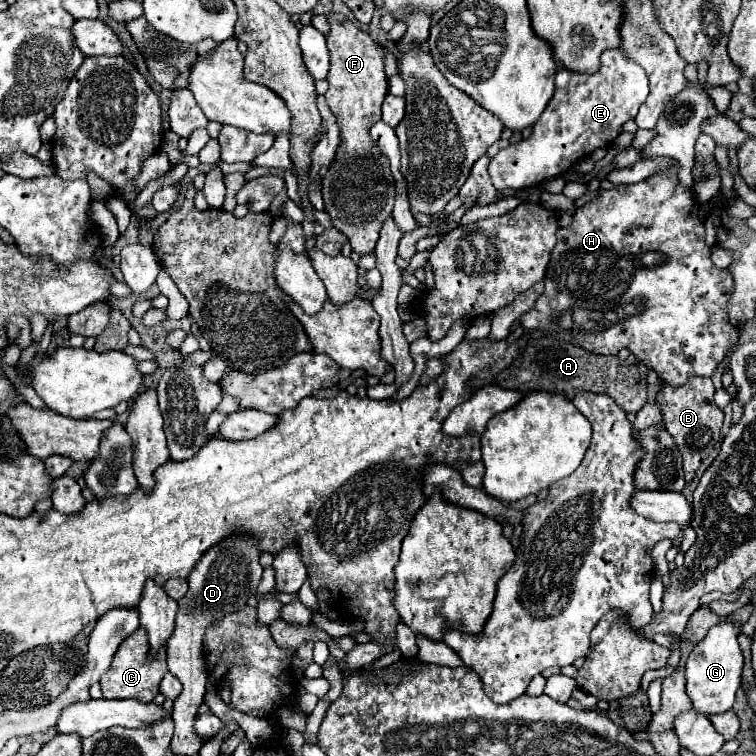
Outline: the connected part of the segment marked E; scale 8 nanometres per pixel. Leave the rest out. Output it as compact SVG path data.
M622 50L602 54L602 68L592 76L576 74L566 68L556 72L556 92L532 128L534 132L518 144L500 150L488 164L488 174L498 192L512 188L538 186L548 178L568 172L580 158L590 156L596 148L608 146L620 134L624 122L638 114L648 96L648 76L640 64L632 62Z

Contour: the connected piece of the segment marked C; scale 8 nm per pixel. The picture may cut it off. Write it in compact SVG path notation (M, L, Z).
M138 628L134 634L130 634L130 638L126 638L126 642L122 642L118 652L114 654L110 670L100 678L102 698L108 698L108 700L134 698L140 702L152 702L156 698L156 694L160 692L158 690L160 680L168 672L168 666L166 666L164 650L162 650L162 658L154 658L154 662L146 662L148 648L150 648L150 644L146 642L146 630L142 630L142 628Z

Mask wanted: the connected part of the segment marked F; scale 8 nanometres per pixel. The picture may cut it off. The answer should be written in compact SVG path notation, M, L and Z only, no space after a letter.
M332 12L328 16L328 24L330 24L330 34L326 36L326 42L330 50L330 72L326 80L330 88L326 92L326 102L338 118L340 146L336 150L334 162L330 164L326 176L322 178L322 198L334 228L346 234L348 242L352 244L352 250L358 254L370 254L378 242L378 232L384 220L392 214L394 198L396 198L394 178L390 174L390 162L370 138L370 128L380 120L382 116L380 106L388 94L388 78L384 74L384 50L358 24L354 24L352 20L346 20L342 14Z

